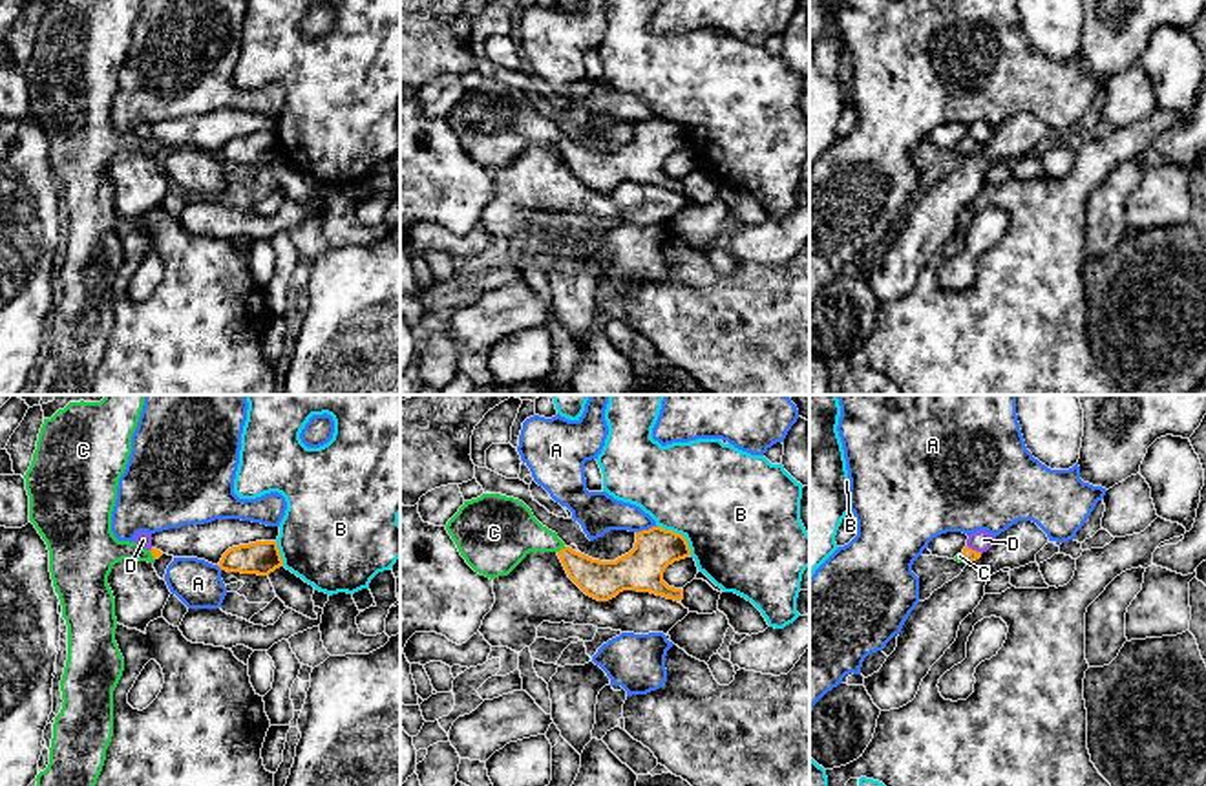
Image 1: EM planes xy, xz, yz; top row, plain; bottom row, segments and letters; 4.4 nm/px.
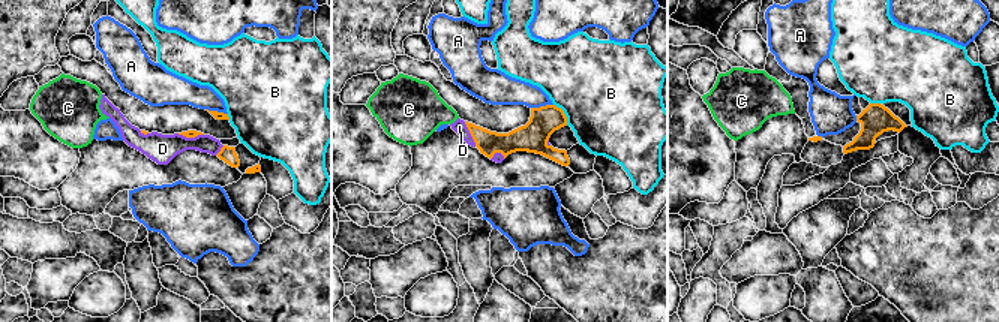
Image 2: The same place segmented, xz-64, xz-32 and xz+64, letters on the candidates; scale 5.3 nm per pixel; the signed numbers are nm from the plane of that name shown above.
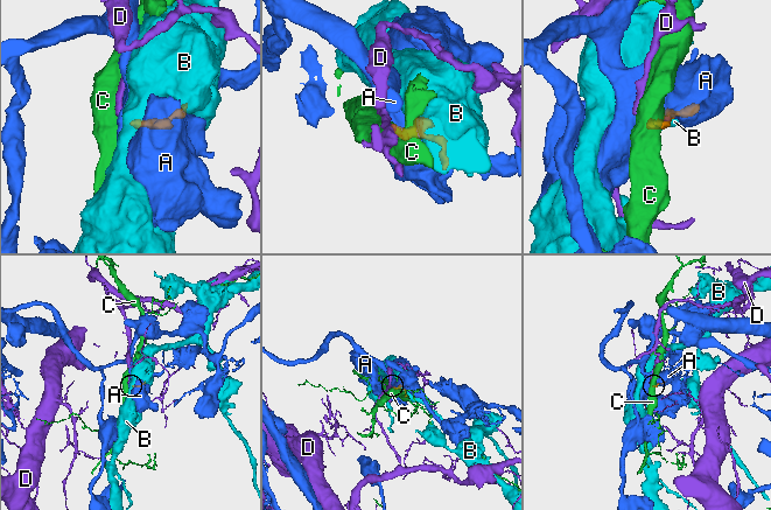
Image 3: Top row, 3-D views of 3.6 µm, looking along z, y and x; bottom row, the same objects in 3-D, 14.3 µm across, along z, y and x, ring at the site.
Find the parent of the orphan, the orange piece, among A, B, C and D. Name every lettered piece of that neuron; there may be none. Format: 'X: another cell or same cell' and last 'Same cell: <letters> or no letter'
A: another cell
B: another cell
C: same cell
D: another cell
Same cell: C

